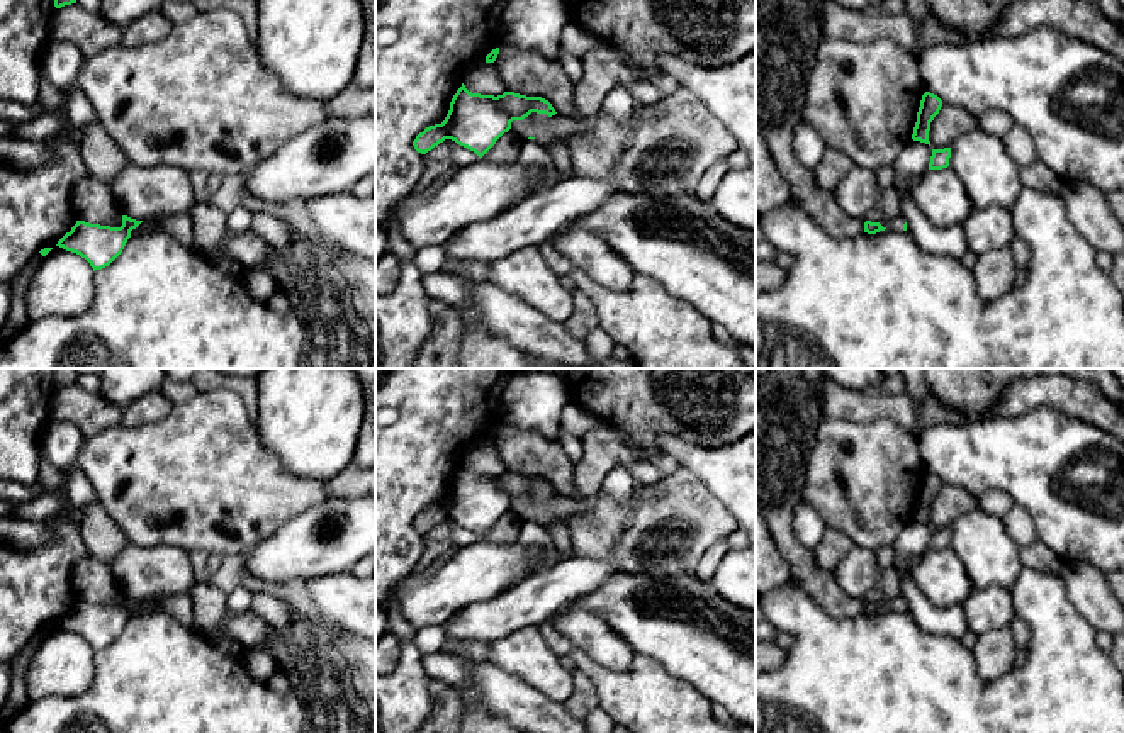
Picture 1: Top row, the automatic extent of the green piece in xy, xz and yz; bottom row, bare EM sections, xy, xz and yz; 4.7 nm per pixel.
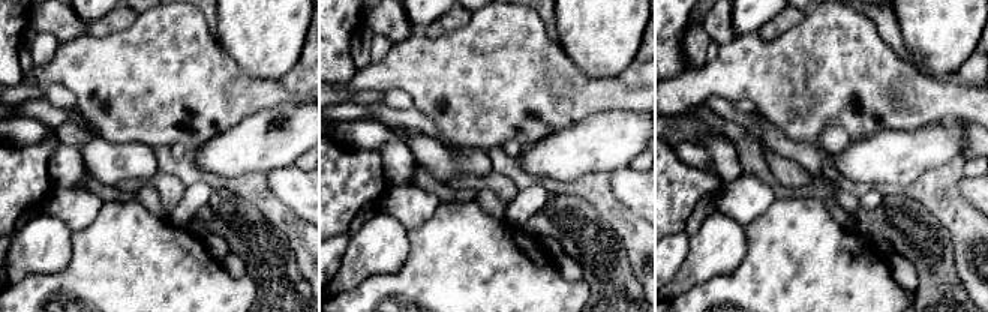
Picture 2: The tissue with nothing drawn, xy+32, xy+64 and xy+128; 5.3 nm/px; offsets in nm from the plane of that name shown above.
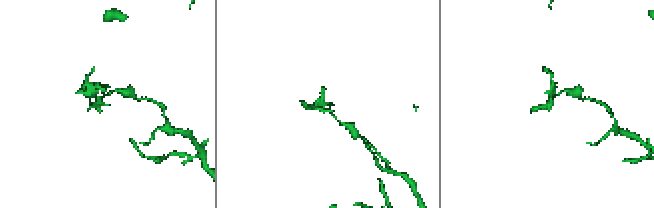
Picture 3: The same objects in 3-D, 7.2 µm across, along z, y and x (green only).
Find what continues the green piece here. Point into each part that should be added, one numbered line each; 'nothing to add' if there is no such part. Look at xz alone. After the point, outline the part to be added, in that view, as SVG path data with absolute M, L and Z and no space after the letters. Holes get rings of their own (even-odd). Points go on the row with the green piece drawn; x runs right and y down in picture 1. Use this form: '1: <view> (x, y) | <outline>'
1: xz (545, 129) | M531 112L523 120L513 120L511 129L525 141L530 136L542 146L565 143L569 146L574 136L587 134L594 129L596 115L586 119L572 119L555 114Z

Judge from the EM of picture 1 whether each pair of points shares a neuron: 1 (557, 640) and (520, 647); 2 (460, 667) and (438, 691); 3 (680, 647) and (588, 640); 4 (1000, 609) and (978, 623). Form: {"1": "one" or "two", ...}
{"1": "two", "2": "two", "3": "two", "4": "one"}

